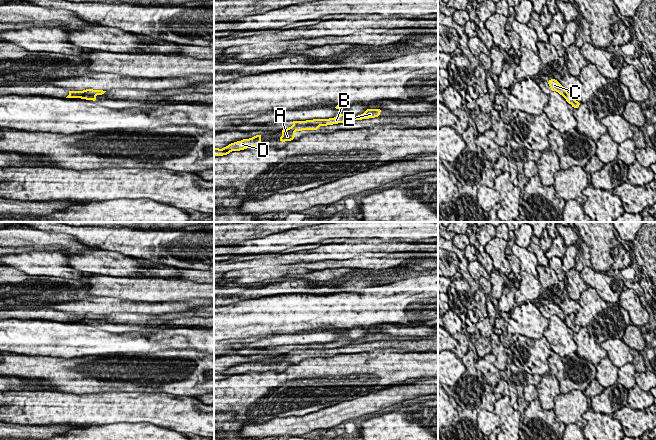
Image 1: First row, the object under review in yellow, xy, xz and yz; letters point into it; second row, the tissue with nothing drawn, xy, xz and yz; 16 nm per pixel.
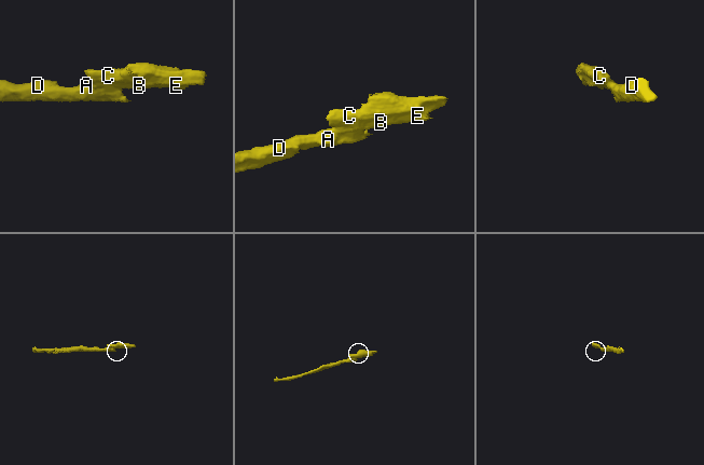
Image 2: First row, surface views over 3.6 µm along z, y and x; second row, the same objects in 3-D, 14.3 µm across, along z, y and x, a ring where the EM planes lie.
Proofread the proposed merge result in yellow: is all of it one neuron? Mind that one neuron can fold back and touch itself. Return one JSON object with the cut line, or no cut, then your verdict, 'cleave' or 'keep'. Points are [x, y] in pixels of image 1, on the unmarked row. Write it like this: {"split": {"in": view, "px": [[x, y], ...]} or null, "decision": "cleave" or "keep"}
{"split": {"in": "xy", "px": [[69, 316], [93, 318], [95, 320]]}, "decision": "cleave"}

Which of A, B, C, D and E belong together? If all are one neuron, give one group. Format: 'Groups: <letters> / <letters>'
Groups: A D / B C E

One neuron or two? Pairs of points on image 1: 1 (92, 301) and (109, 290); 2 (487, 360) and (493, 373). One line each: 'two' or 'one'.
1: two
2: one

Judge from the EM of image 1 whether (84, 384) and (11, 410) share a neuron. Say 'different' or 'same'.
different

